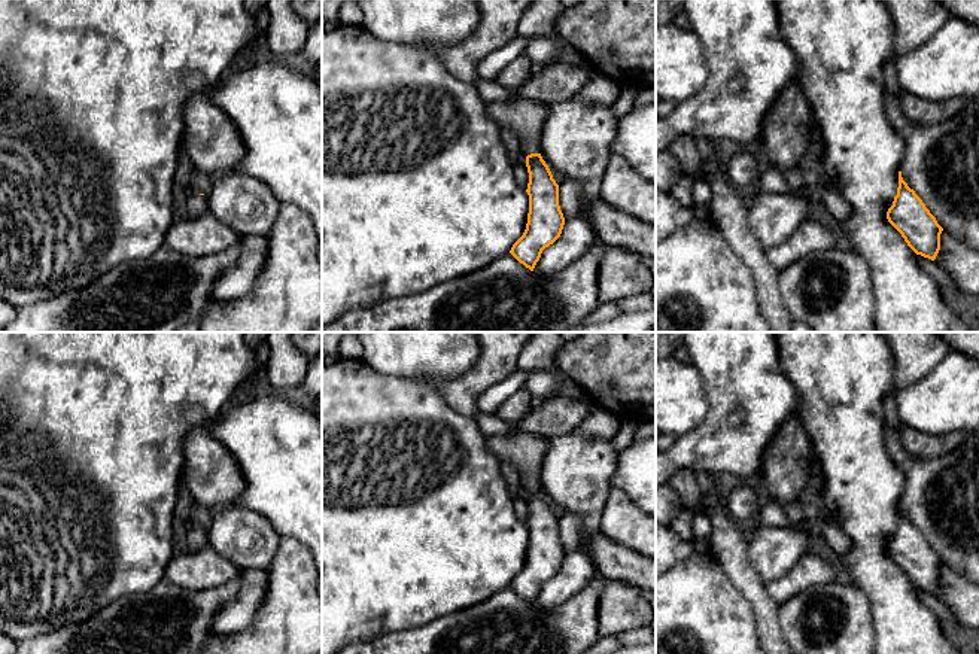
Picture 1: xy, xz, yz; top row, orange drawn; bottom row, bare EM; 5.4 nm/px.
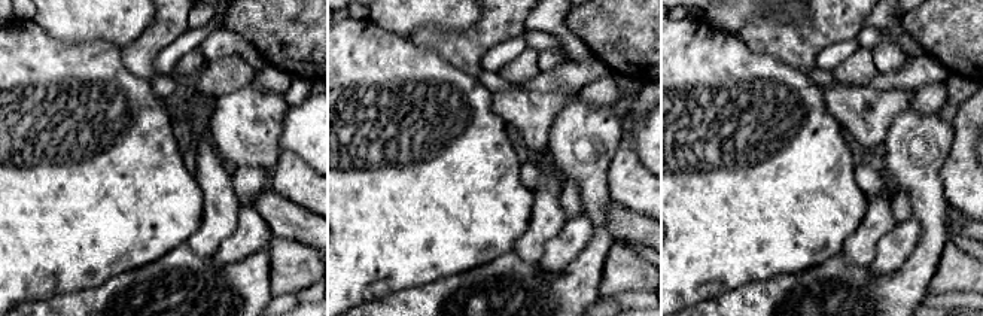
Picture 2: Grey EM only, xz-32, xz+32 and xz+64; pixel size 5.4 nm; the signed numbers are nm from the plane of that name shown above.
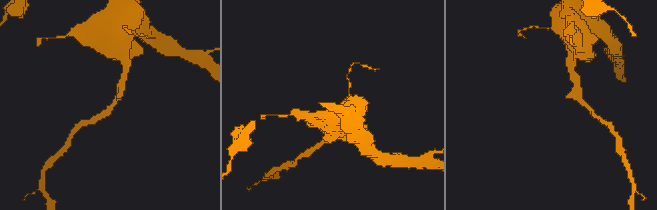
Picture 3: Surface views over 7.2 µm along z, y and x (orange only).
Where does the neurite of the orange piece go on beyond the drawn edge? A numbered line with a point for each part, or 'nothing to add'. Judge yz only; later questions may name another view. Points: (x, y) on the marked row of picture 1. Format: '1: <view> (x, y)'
nothing to add

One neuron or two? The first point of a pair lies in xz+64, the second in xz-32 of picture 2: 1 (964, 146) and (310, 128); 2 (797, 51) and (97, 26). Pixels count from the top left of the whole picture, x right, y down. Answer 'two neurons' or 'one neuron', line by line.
1: two neurons
2: two neurons

